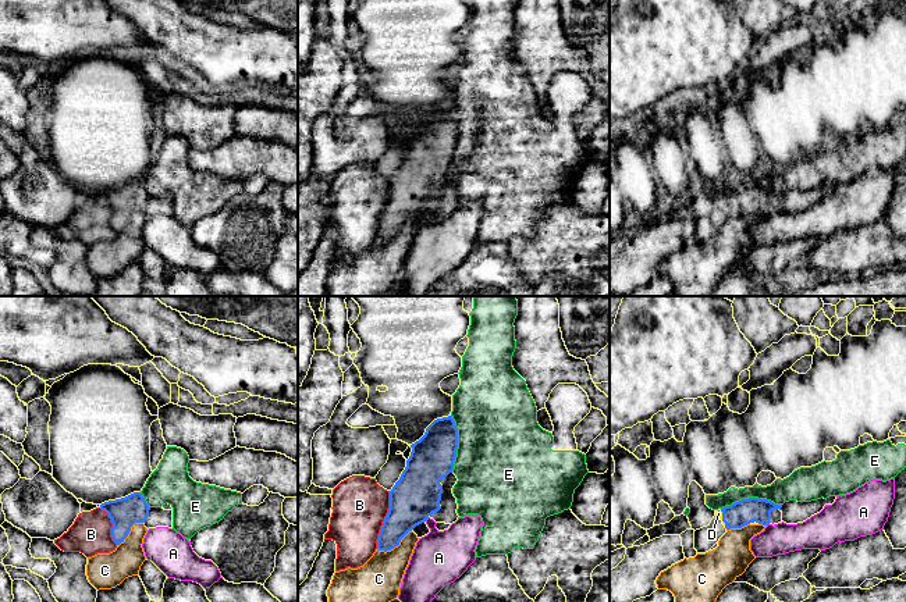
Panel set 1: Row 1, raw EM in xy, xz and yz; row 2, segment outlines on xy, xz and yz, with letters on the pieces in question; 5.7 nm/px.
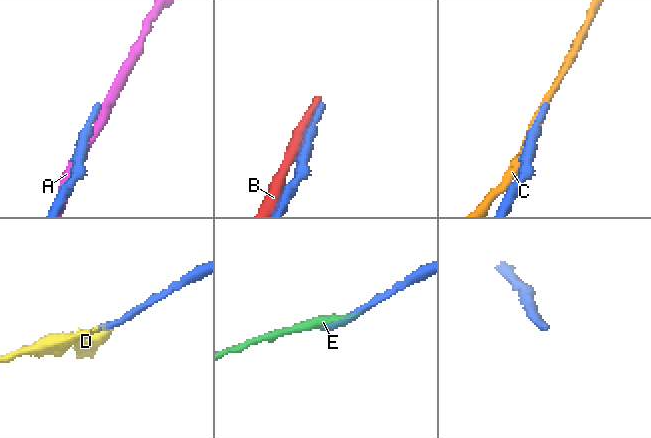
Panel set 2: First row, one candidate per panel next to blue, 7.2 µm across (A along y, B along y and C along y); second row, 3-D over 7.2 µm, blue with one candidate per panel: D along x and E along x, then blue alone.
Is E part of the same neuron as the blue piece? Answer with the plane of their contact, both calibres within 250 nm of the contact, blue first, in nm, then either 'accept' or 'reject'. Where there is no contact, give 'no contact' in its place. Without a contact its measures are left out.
meets blue in yz; 150 nm thick on the blue side, 140 nm on the other; reject

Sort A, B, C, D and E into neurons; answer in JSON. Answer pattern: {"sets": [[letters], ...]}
{"sets": [["A"], ["B"], ["C"], ["D"], ["E"]]}

